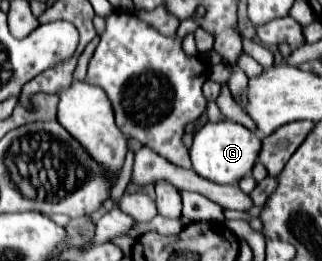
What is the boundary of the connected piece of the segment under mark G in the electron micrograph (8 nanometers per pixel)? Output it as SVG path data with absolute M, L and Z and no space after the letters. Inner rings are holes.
M227 119L221 123L205 123L195 133L191 147L191 163L201 177L221 185L231 185L239 183L247 173L251 173L259 151L261 151L261 139L243 125Z

